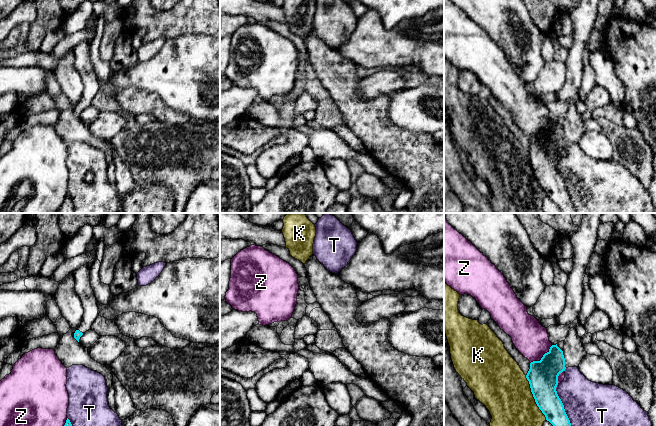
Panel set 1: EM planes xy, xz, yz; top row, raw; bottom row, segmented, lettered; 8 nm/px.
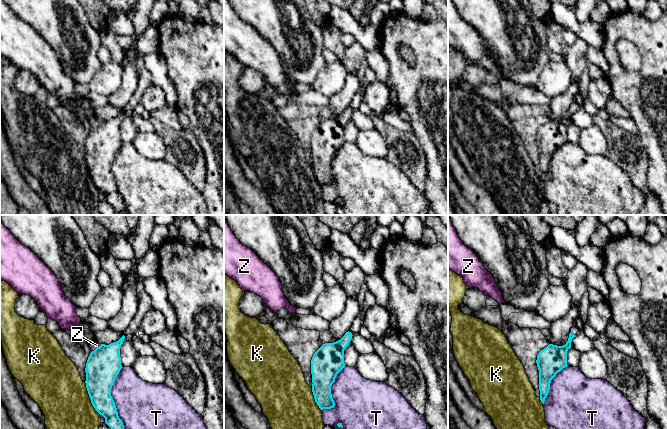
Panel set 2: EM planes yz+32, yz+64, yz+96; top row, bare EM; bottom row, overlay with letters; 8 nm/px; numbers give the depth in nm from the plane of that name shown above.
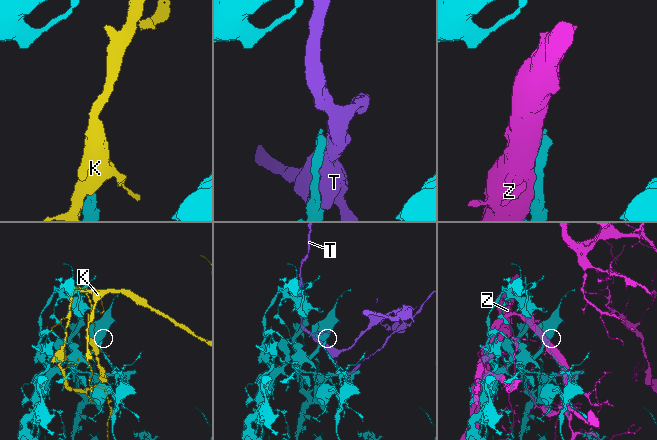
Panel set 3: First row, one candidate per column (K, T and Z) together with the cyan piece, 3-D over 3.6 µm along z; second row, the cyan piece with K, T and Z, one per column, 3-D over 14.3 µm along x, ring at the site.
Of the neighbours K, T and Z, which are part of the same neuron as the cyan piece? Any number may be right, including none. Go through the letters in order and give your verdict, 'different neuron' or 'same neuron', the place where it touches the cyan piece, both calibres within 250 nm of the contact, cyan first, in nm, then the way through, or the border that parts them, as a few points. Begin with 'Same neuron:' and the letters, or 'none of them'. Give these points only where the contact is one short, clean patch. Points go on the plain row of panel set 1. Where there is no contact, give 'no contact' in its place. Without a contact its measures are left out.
Same neuron: none of them
K: different neuron | yz (533, 172) | 240/400 nm
T: different neuron | yz (564, 186) | 200/440 nm
Z: different neuron | yz (542, 133) | 240/280 nm

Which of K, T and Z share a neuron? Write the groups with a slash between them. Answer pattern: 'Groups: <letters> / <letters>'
Groups: K / T / Z

